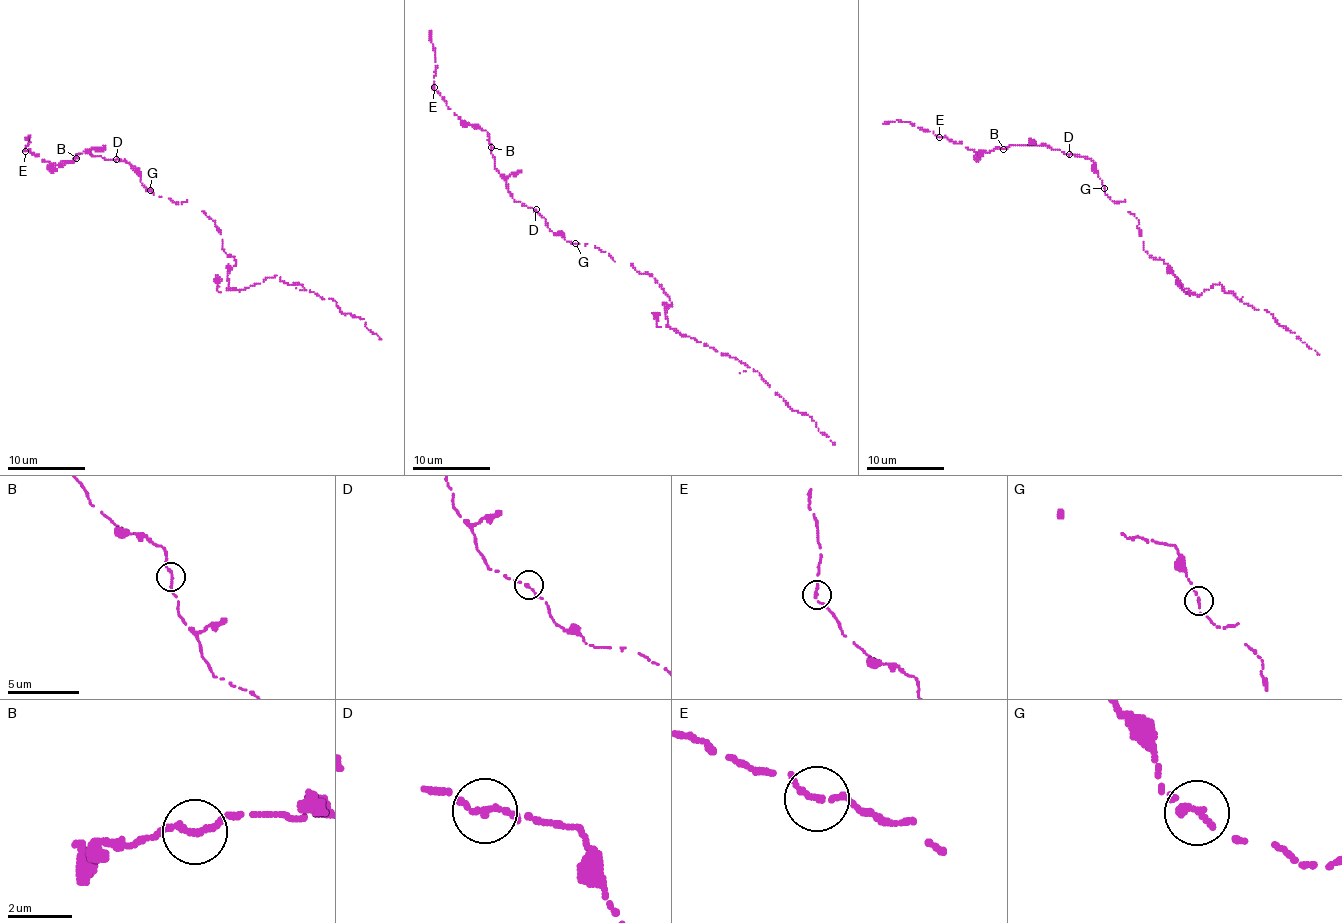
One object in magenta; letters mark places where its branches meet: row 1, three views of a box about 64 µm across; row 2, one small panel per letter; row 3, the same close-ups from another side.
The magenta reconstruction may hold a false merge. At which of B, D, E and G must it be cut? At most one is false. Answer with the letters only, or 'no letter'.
no letter

